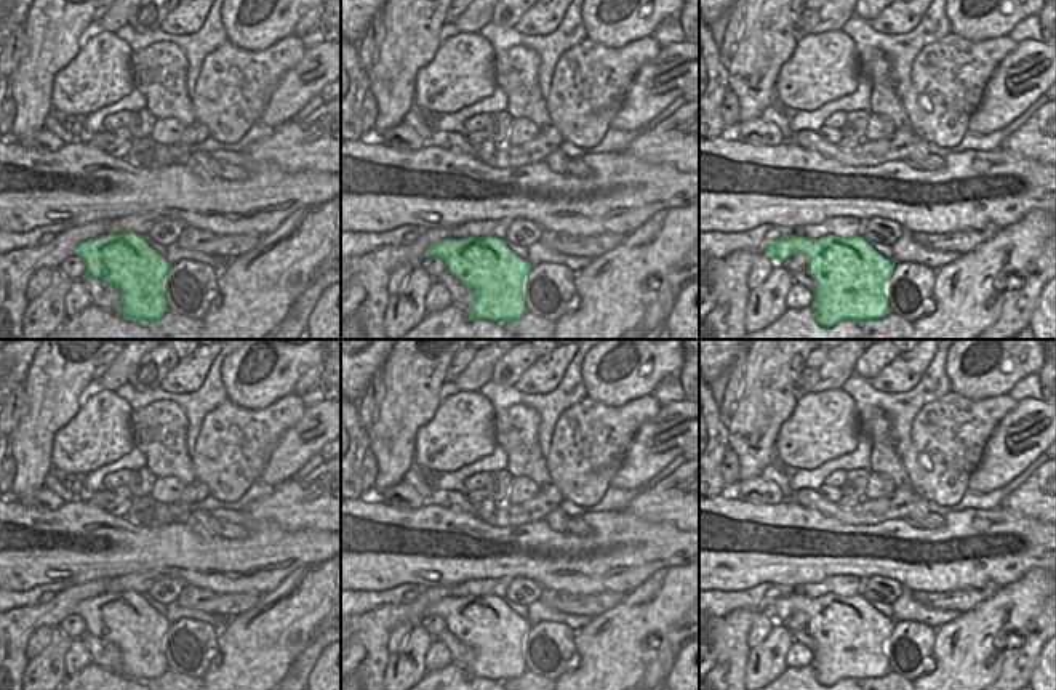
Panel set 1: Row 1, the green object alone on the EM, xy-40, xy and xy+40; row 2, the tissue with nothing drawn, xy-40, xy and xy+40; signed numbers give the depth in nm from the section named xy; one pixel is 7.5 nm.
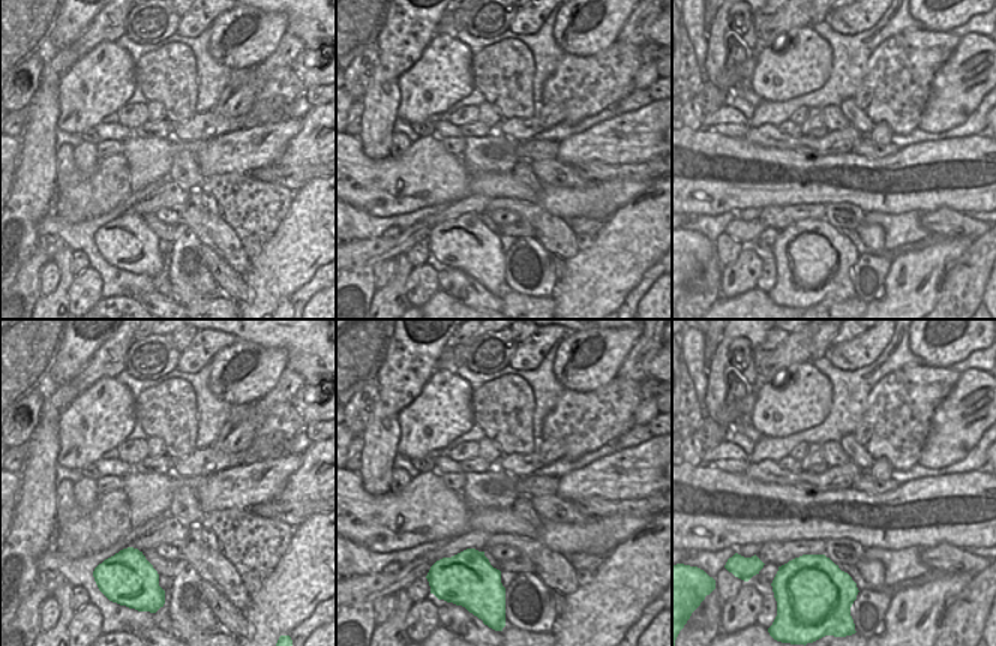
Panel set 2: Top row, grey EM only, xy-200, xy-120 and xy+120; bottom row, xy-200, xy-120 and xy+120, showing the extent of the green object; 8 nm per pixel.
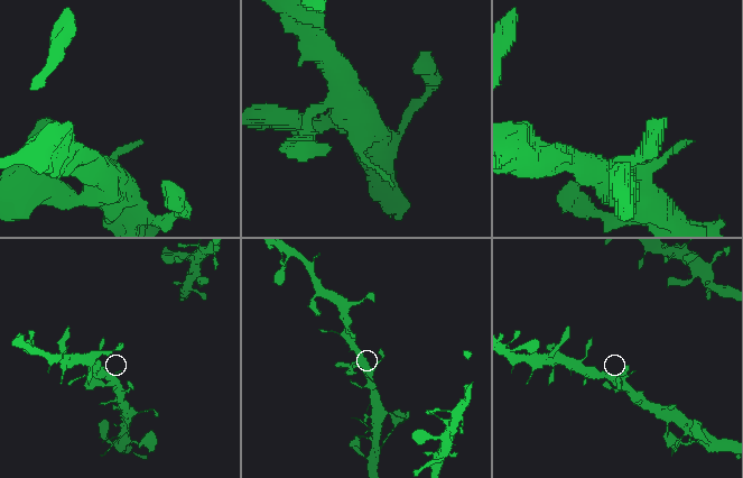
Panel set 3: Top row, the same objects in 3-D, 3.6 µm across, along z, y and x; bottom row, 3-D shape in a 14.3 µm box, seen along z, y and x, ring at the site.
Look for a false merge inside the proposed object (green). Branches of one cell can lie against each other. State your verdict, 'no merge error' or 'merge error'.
no merge error

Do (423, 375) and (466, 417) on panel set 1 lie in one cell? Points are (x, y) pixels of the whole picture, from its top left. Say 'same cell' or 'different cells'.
different cells

